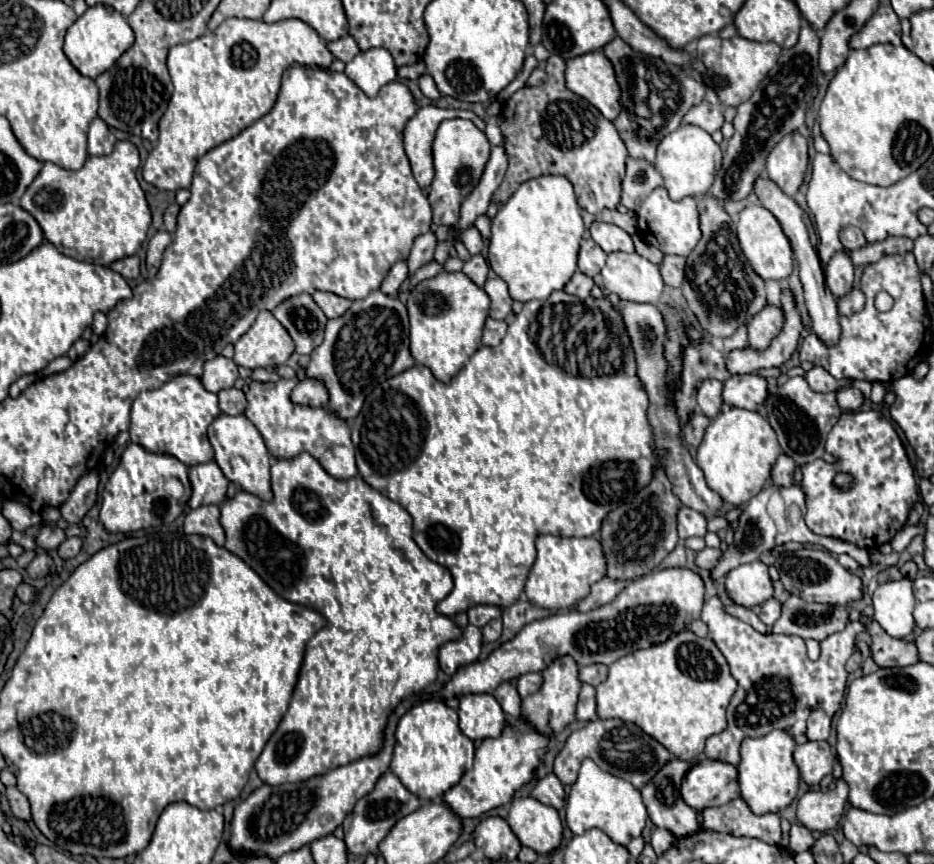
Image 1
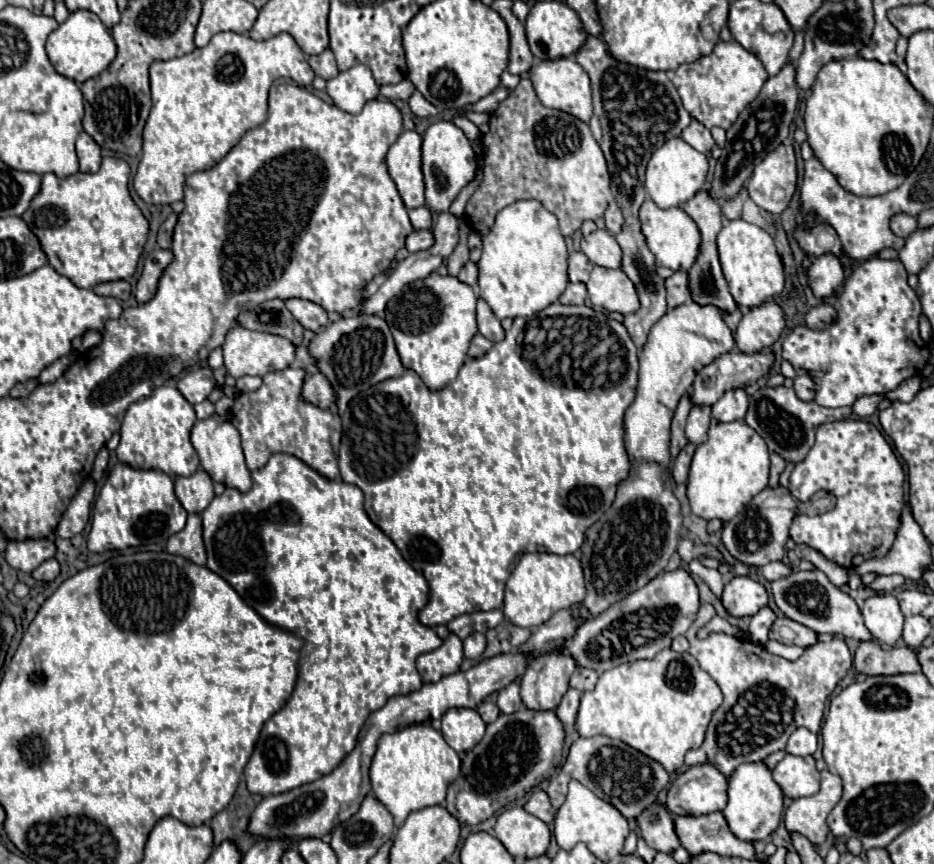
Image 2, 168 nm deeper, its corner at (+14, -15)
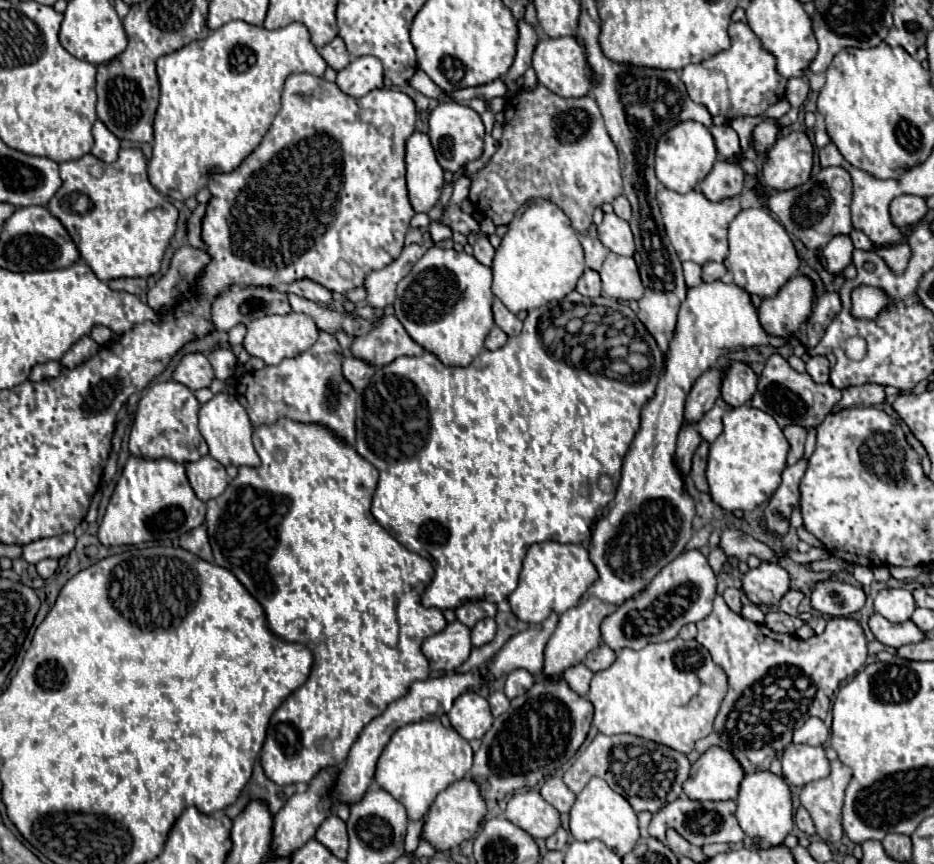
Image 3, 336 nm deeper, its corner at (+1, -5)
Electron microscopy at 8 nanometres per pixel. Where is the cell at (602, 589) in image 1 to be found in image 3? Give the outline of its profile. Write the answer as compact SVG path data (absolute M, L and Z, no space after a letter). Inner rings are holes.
M553 612L545 622L531 624L527 630L515 634L495 654L493 664L489 664L485 670L485 678L493 680L517 668L525 668L537 676L543 668L543 648L551 638L551 634L555 632L557 622L559 622L559 614Z

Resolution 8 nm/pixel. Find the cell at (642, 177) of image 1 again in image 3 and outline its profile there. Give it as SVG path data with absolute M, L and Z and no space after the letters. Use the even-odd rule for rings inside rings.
M619 196L615 202L613 202L613 208L615 208L615 214L623 220L629 220L631 218L631 206L629 206L629 200L625 196Z

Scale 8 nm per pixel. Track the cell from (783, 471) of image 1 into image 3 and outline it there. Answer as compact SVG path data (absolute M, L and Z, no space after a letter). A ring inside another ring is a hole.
M787 426L783 432L785 432L785 438L787 438L789 446L791 446L789 456L787 456L787 464L791 466L797 460L801 460L801 456L803 456L803 444L805 444L807 430L801 428L801 426Z

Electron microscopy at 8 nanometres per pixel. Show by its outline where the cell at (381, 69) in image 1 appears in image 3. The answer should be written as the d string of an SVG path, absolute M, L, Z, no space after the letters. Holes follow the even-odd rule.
M375 56L355 58L349 66L337 72L337 86L353 98L361 98L375 88L383 88L381 60Z

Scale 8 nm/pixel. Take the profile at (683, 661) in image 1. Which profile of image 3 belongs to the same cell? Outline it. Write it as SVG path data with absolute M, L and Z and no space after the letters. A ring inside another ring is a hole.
M679 636L667 642L649 644L643 650L621 650L617 660L607 668L593 676L589 702L595 708L593 724L603 734L635 734L641 738L649 738L657 744L665 744L677 752L689 754L695 748L695 742L709 736L713 730L713 720L717 710L727 694L725 672L713 662L711 654L695 640L681 640Z

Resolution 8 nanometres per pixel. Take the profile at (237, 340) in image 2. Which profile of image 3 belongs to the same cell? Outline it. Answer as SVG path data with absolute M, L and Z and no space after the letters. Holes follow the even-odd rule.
M285 314L285 316L269 316L269 318L257 318L247 326L247 334L243 340L243 348L249 352L249 356L261 358L265 364L279 364L283 358L293 358L301 352L305 352L313 342L317 340L319 330L311 316L307 314Z

